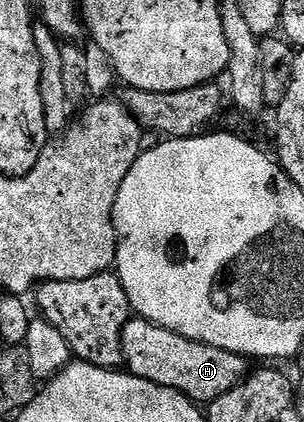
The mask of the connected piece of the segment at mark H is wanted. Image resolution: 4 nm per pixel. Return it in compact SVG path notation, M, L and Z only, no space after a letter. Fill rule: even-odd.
M137 317L126 323L121 334L121 349L129 374L164 388L176 389L199 405L209 405L216 397L228 393L228 389L240 385L248 374L247 356L180 337L171 330Z

